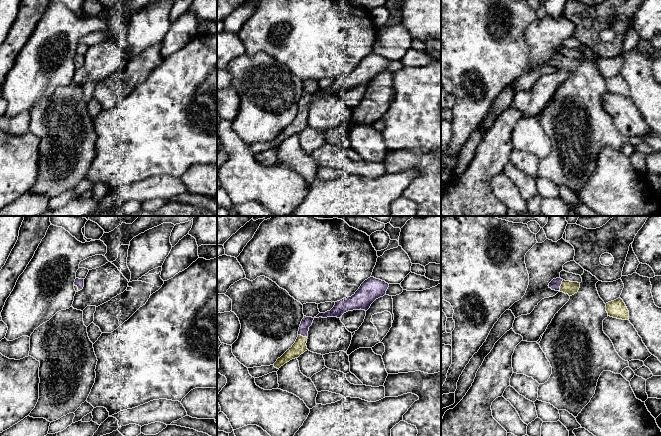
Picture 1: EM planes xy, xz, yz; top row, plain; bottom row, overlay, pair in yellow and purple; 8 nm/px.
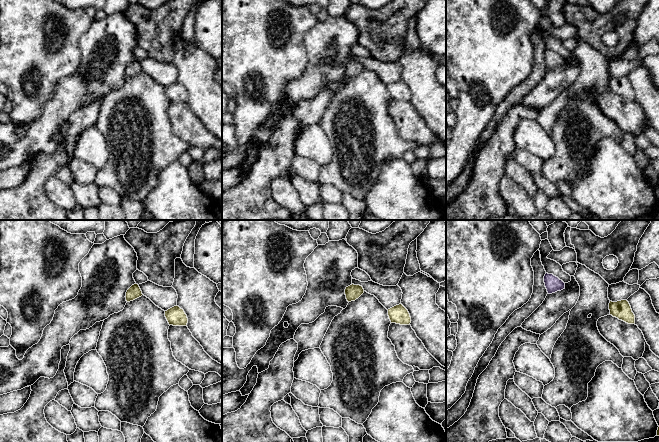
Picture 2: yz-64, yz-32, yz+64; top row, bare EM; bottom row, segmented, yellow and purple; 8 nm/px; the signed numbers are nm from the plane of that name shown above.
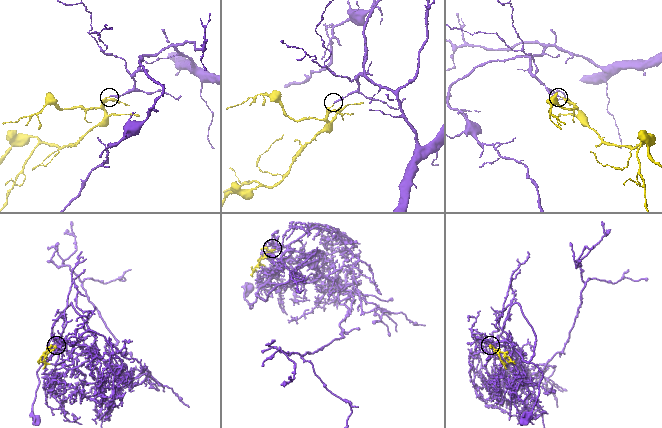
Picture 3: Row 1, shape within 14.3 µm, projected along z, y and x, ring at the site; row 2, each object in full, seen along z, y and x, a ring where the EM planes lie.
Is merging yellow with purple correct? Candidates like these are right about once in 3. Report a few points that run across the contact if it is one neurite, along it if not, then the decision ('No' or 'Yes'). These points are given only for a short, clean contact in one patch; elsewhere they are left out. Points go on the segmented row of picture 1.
Line: yz (567, 287), (561, 285), (555, 284). Yes

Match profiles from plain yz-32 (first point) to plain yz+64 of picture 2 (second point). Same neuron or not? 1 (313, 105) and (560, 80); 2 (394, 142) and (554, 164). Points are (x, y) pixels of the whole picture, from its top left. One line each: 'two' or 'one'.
1: one
2: one

